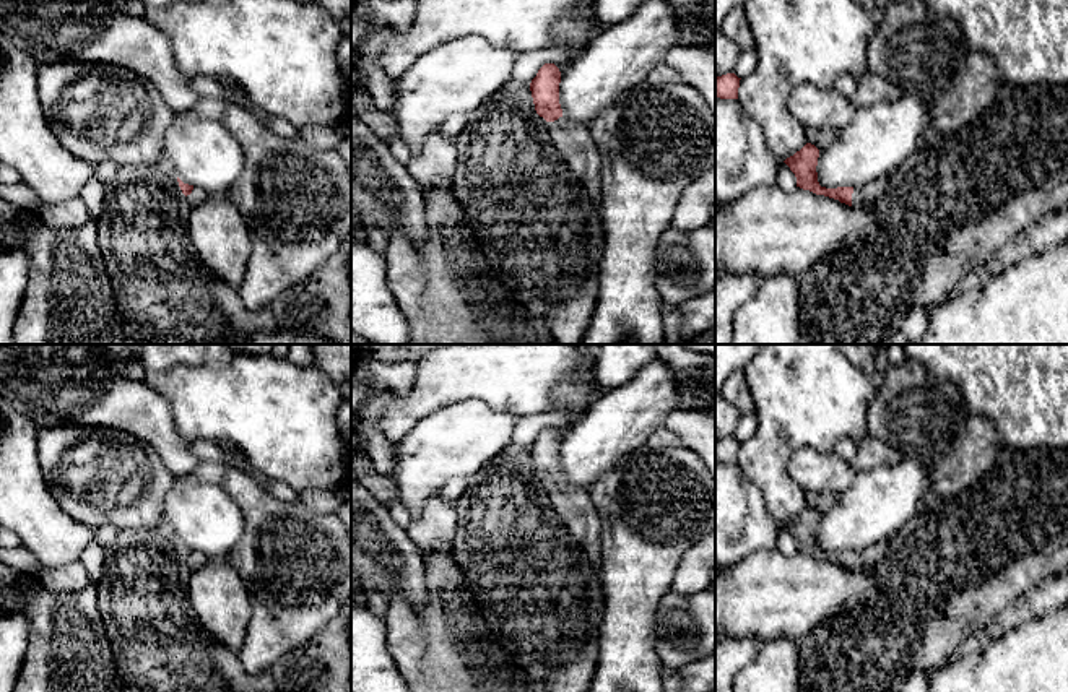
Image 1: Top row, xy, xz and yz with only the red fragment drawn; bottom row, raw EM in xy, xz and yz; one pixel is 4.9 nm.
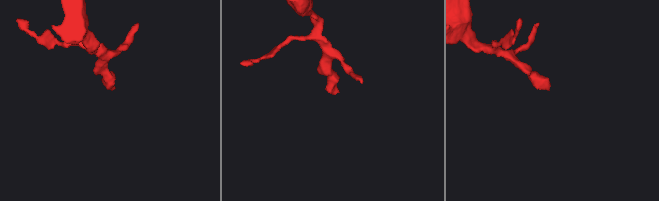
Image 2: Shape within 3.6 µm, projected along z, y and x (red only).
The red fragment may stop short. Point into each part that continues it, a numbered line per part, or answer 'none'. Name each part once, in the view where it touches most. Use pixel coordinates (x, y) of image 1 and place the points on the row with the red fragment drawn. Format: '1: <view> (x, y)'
1: yz (863, 195)

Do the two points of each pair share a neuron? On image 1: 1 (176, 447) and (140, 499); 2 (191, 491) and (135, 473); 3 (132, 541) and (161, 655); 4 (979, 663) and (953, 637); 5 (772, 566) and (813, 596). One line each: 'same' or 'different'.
1: different
2: different
3: same
4: different
5: same

